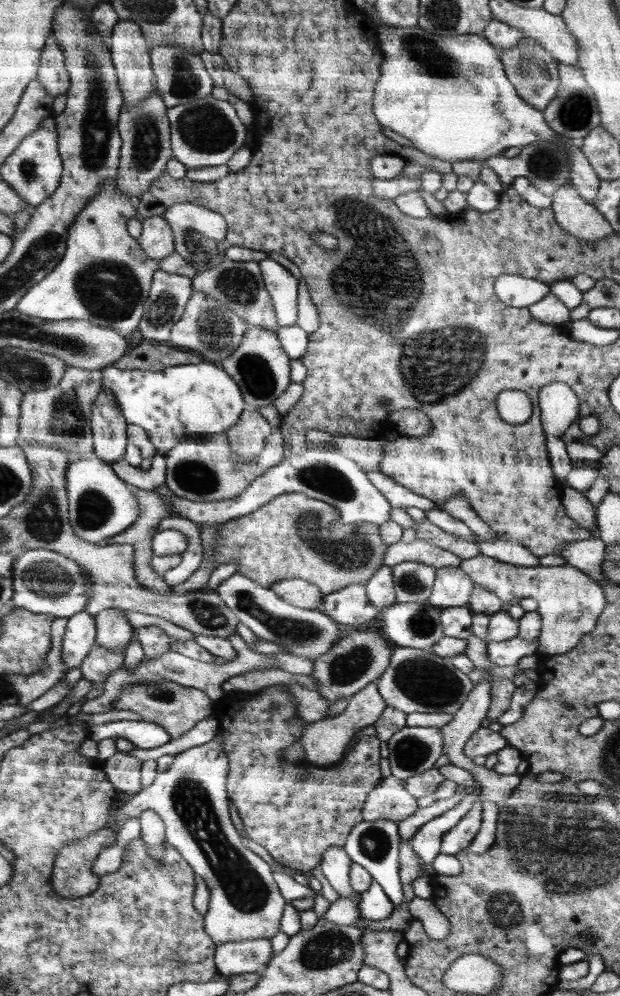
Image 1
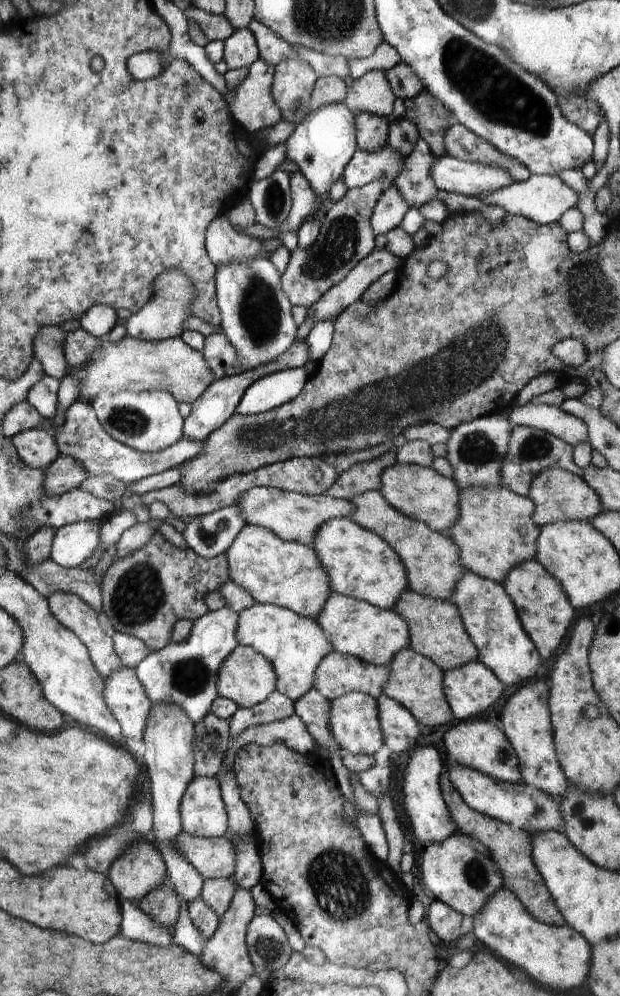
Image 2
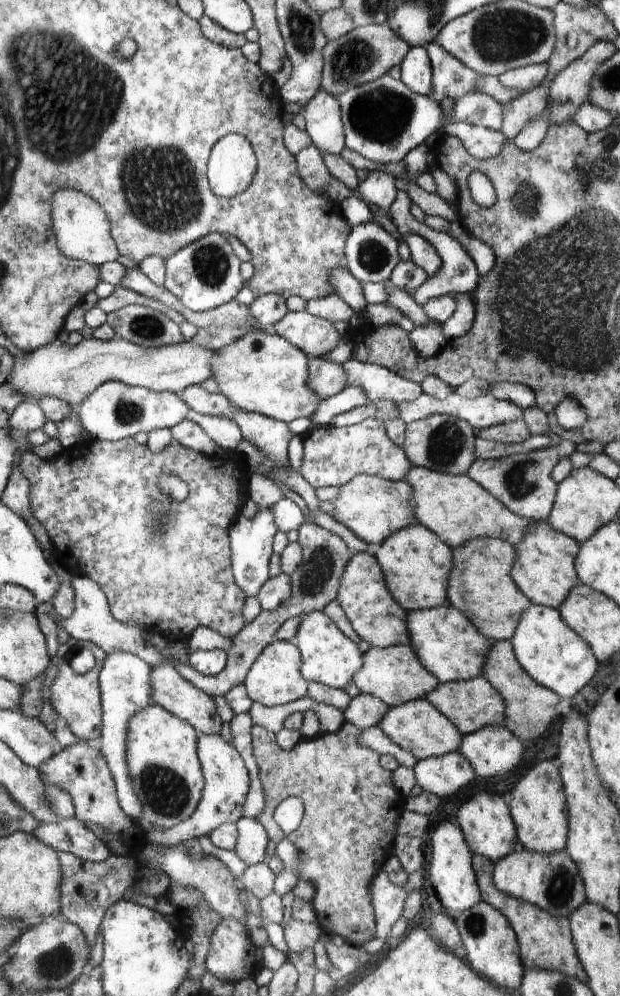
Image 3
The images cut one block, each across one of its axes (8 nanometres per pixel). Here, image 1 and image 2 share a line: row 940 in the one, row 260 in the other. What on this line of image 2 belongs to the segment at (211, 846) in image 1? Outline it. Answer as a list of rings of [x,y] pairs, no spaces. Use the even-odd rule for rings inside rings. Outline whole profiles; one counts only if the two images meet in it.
[[[216,215],[205,232],[205,249],[216,266],[245,258],[264,255],[269,257],[277,247],[274,242],[264,242],[244,236],[232,226],[229,216]]]

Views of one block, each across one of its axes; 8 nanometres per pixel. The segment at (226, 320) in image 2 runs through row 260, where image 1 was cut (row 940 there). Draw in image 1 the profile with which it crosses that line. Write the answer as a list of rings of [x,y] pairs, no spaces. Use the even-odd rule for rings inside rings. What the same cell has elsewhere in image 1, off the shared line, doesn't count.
[[[269,938],[237,940],[215,946],[214,963],[223,976],[262,972],[272,957]]]

